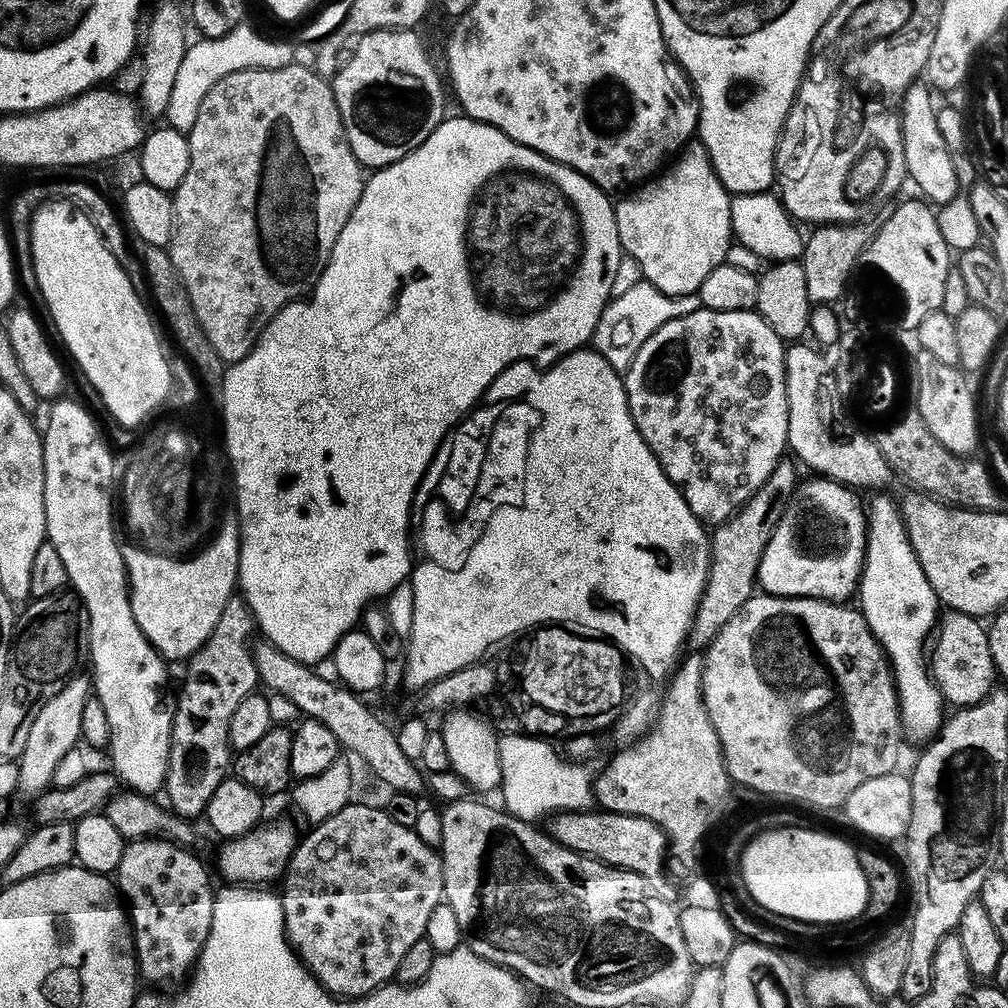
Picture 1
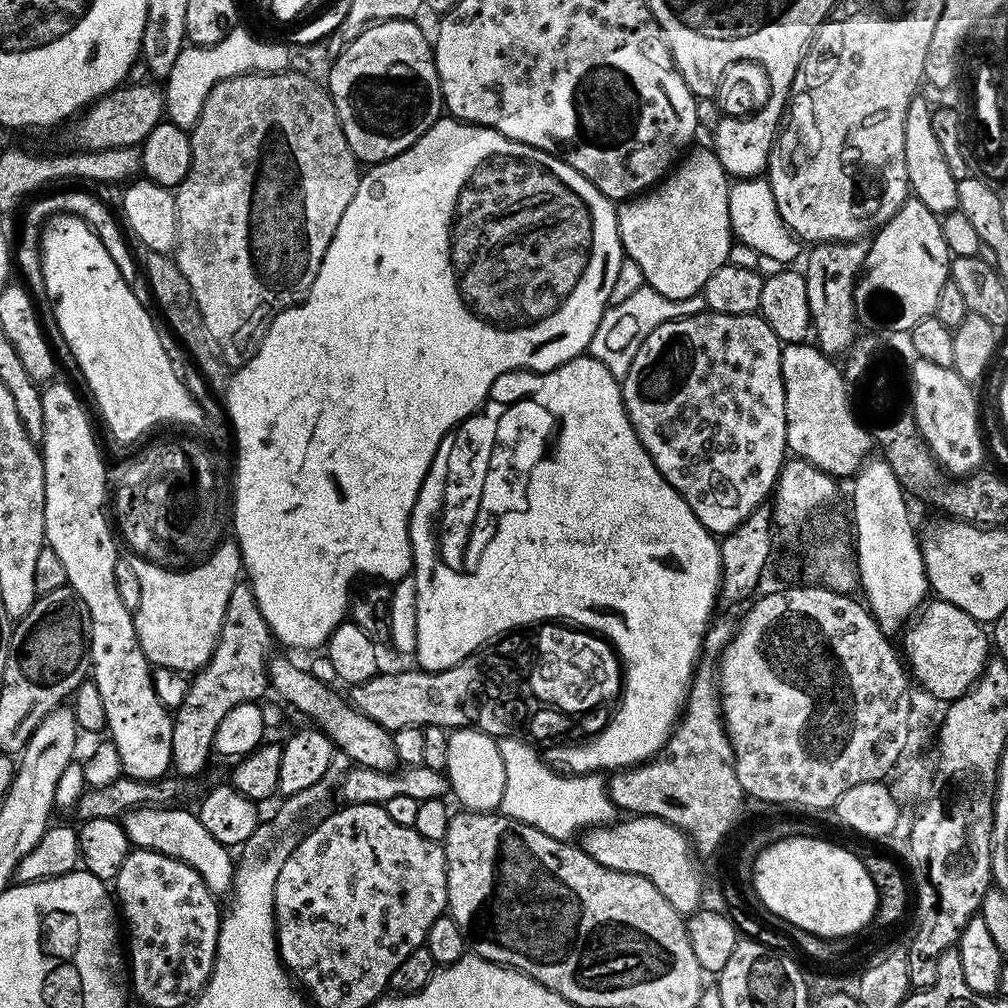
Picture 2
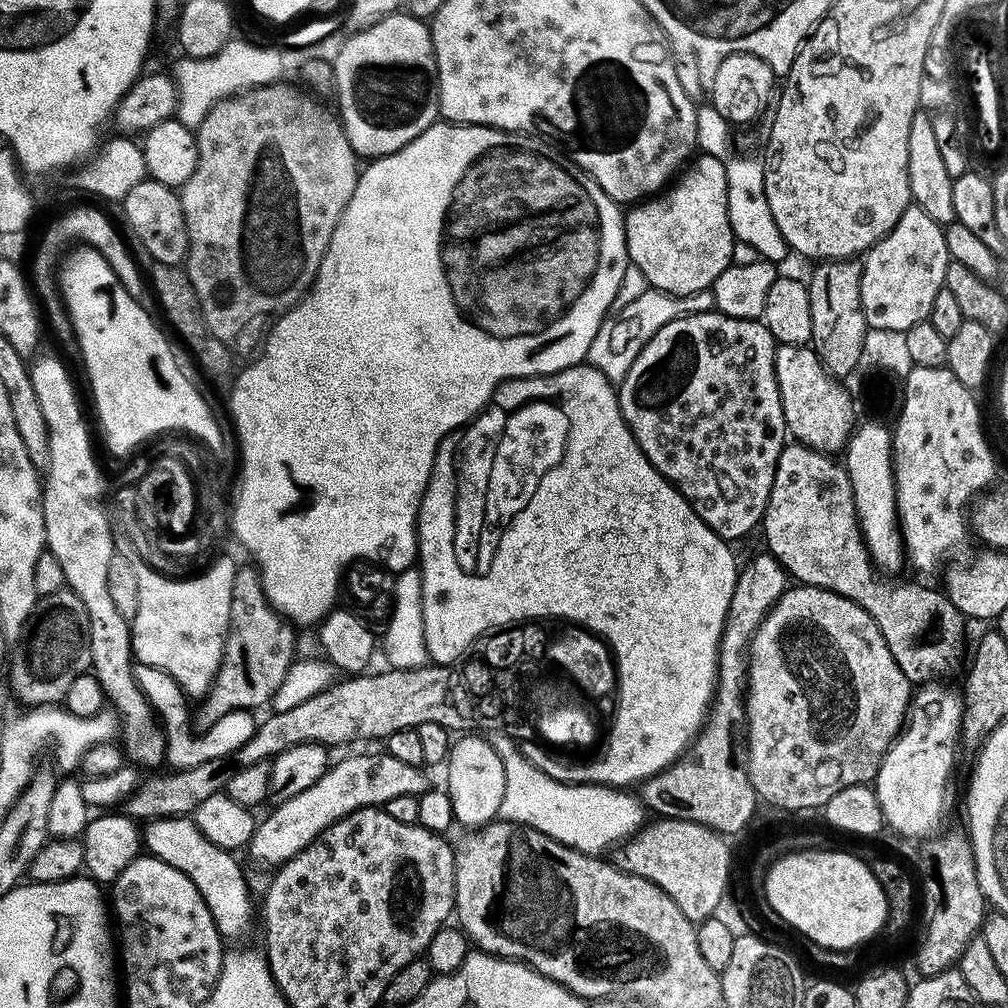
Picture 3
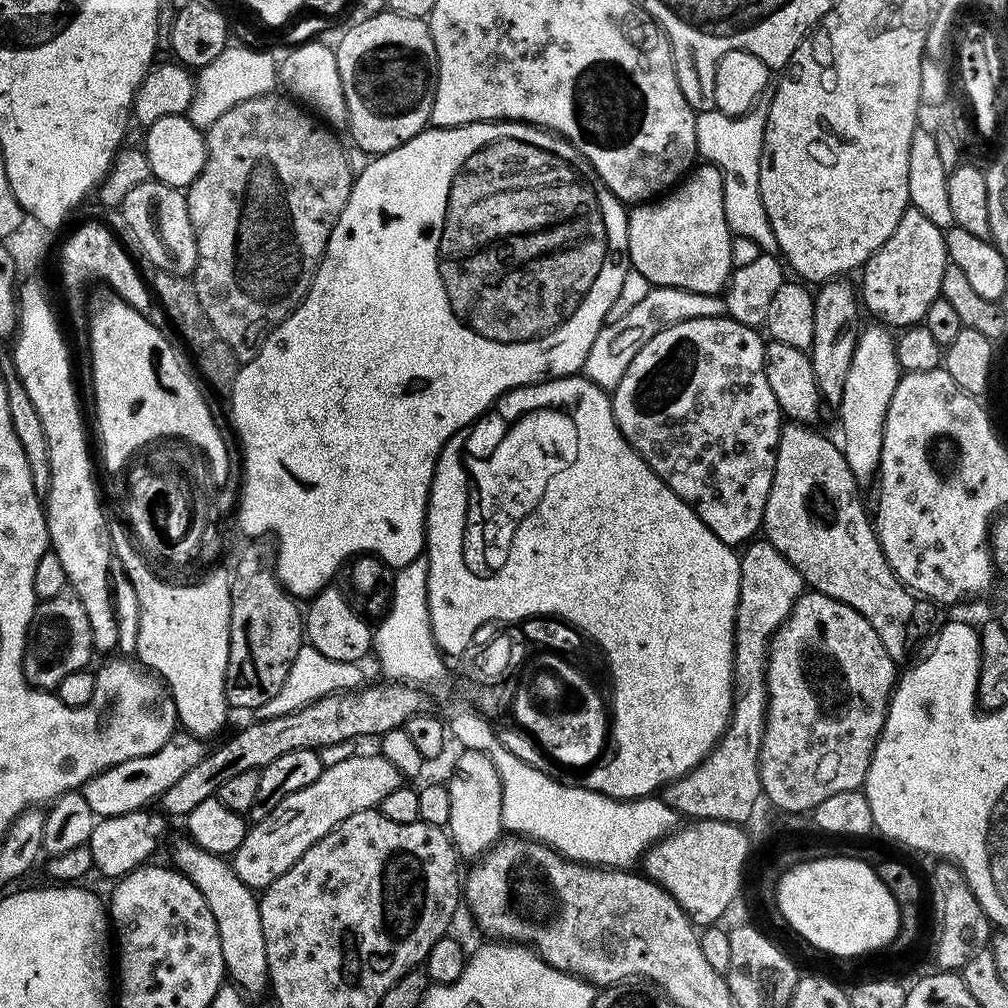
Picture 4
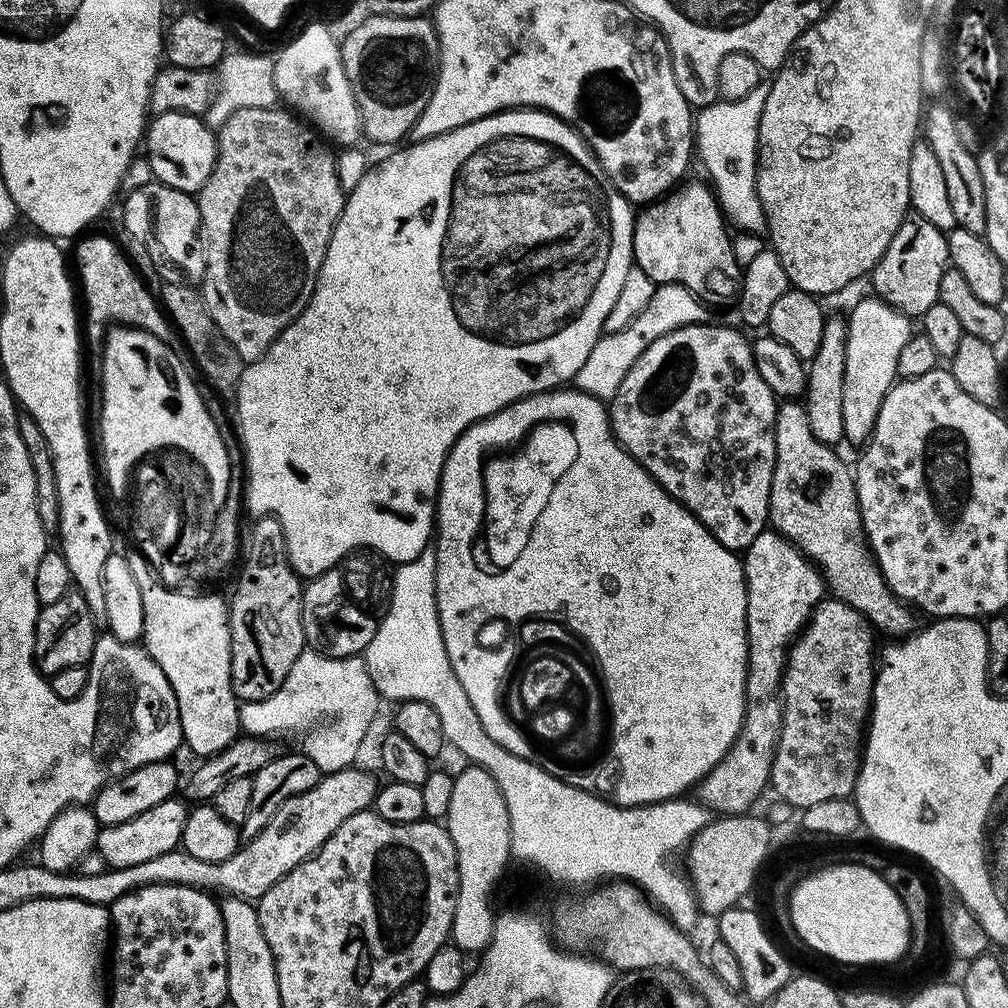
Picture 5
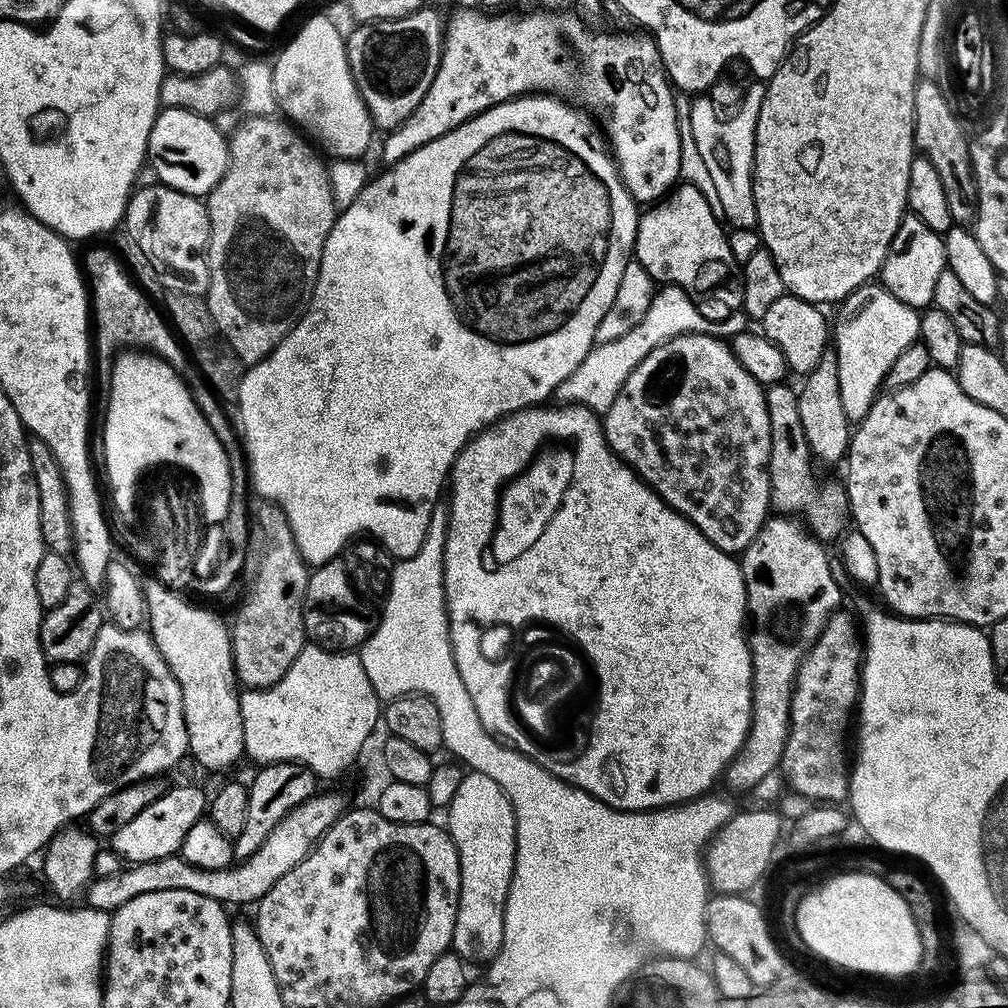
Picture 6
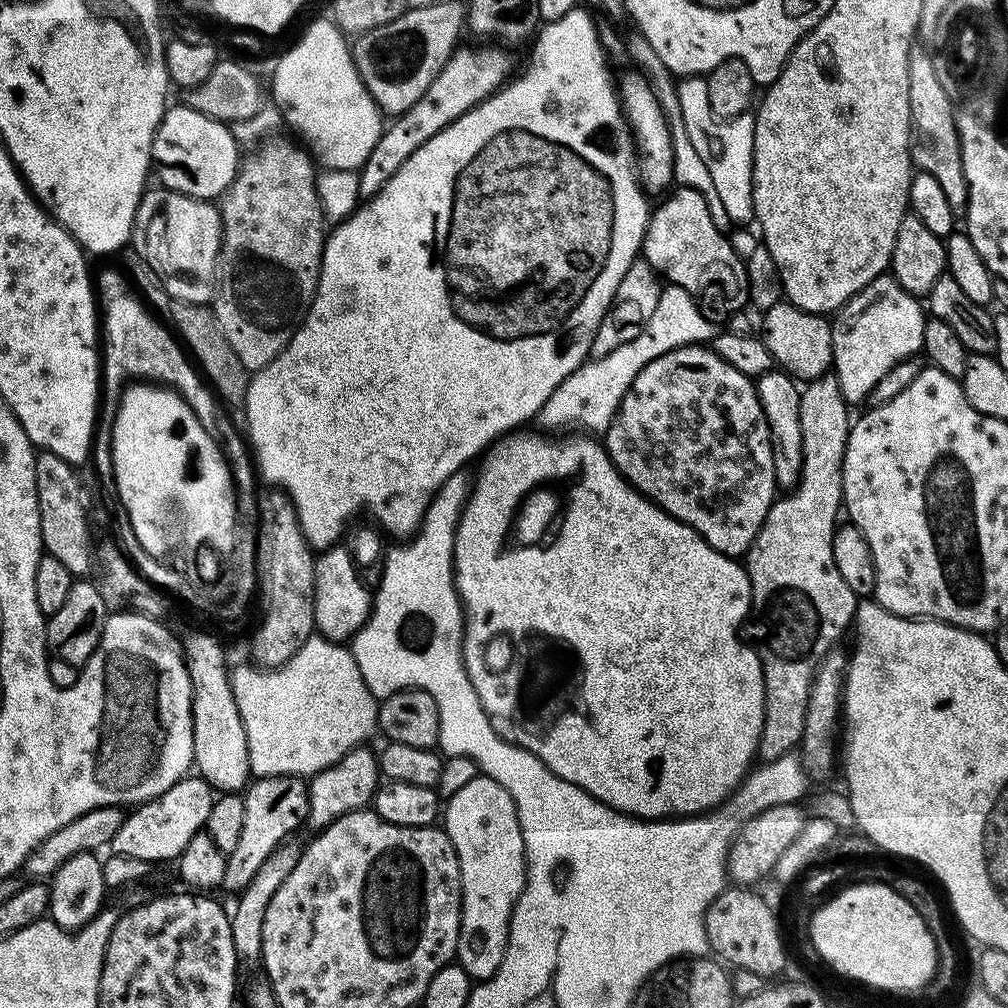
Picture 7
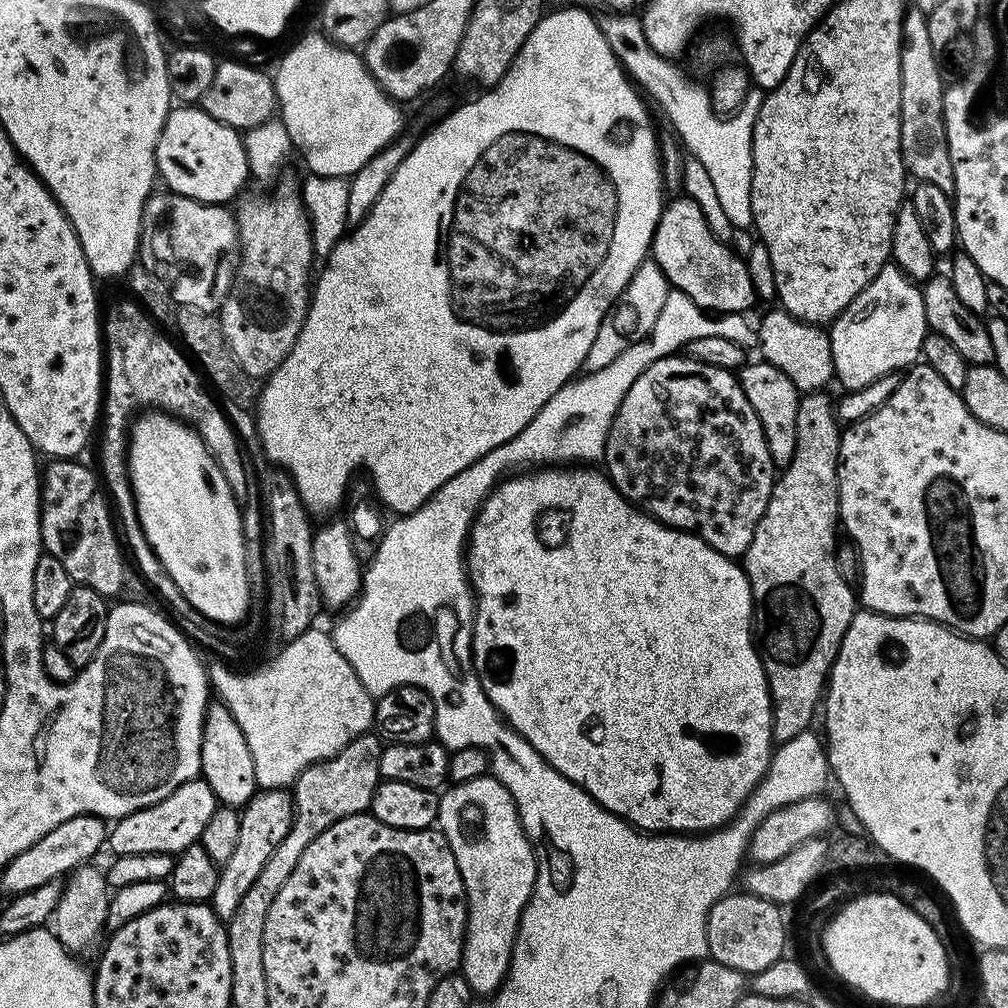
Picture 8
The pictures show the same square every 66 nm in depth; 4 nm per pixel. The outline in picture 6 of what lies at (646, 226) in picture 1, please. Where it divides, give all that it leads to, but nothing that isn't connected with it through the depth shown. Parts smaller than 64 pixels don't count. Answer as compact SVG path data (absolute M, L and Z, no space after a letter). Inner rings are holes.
M681 183L672 189L662 200L655 201L648 212L636 221L636 243L634 259L646 266L646 274L664 286L681 288L691 296L701 313L710 320L725 320L732 312L739 312L744 307L744 278L742 266L730 250L729 233L714 207L713 201L700 188L692 184Z

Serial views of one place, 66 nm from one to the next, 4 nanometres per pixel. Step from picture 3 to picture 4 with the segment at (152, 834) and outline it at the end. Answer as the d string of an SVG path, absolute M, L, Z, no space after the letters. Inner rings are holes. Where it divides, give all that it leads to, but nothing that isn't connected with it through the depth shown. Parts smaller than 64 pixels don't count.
M181 838L176 844L174 867L187 880L194 882L194 886L198 886L202 898L206 898L206 906L210 906L210 914L214 914L214 926L218 926L218 942L222 942L227 979L249 997L258 995L263 988L265 991L269 987L266 938L262 938L262 914L257 893L249 890L246 882L238 878L225 857L210 854L187 838Z

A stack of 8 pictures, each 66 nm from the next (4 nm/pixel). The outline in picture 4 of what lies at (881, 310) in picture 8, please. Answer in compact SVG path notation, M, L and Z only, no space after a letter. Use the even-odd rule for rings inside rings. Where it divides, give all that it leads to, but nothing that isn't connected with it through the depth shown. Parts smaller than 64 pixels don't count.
M872 322L869 328L867 325L856 343L854 362L850 362L850 374L846 374L846 390L842 390L838 405L840 432L844 435L842 451L854 478L861 485L867 486L871 480L873 483L874 477L880 471L884 423L890 398L894 398L894 390L901 375L893 333L879 322Z

